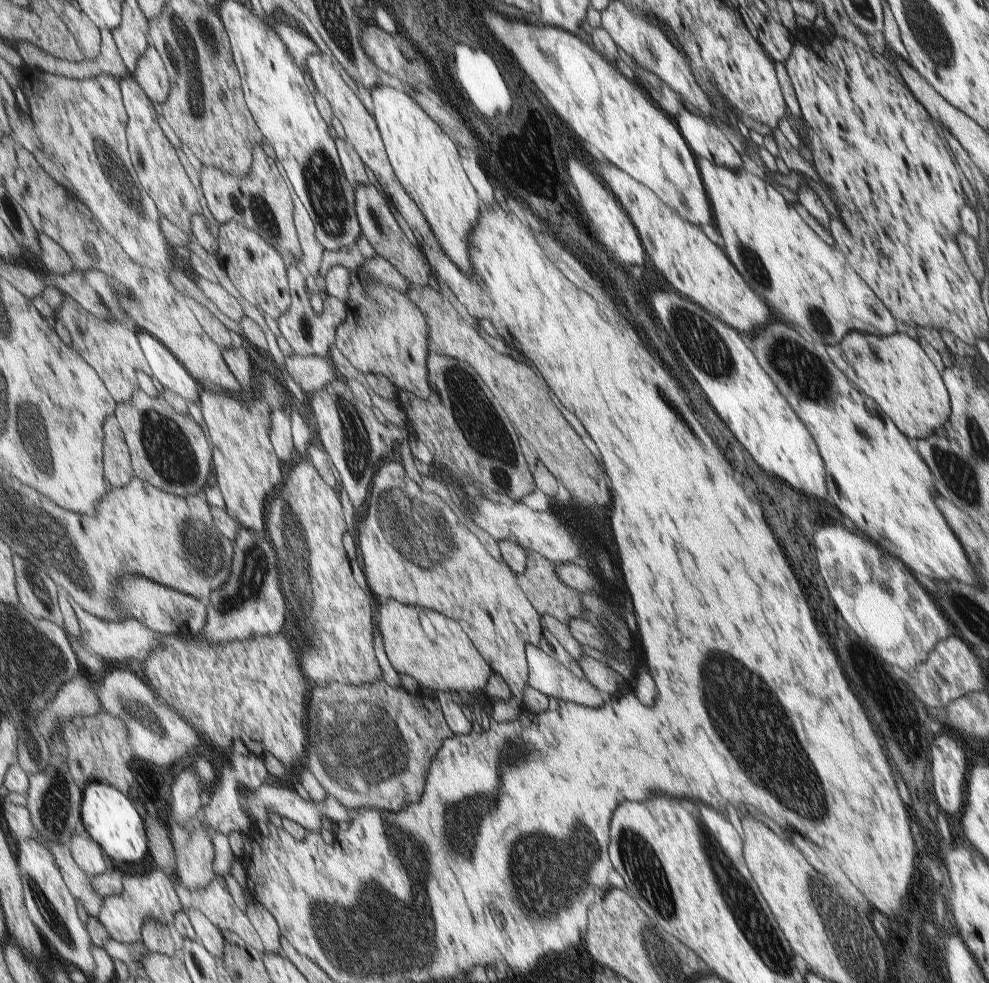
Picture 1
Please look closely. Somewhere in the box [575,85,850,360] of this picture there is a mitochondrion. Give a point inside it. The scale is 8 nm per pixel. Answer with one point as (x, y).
(749, 258)

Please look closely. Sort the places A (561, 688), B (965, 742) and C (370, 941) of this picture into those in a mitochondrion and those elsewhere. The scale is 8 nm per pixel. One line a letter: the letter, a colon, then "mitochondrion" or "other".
A: other
B: other
C: mitochondrion

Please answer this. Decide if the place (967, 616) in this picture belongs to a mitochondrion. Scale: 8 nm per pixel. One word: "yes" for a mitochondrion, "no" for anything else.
yes

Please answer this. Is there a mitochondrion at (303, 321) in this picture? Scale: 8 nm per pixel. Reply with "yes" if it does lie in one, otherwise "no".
yes

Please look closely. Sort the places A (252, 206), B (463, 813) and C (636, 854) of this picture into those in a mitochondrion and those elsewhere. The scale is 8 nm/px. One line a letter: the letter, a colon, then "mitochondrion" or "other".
A: mitochondrion
B: mitochondrion
C: mitochondrion

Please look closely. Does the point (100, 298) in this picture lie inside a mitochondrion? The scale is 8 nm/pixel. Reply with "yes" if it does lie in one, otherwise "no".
yes

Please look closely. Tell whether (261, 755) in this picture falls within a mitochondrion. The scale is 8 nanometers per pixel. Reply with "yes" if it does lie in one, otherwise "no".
no

